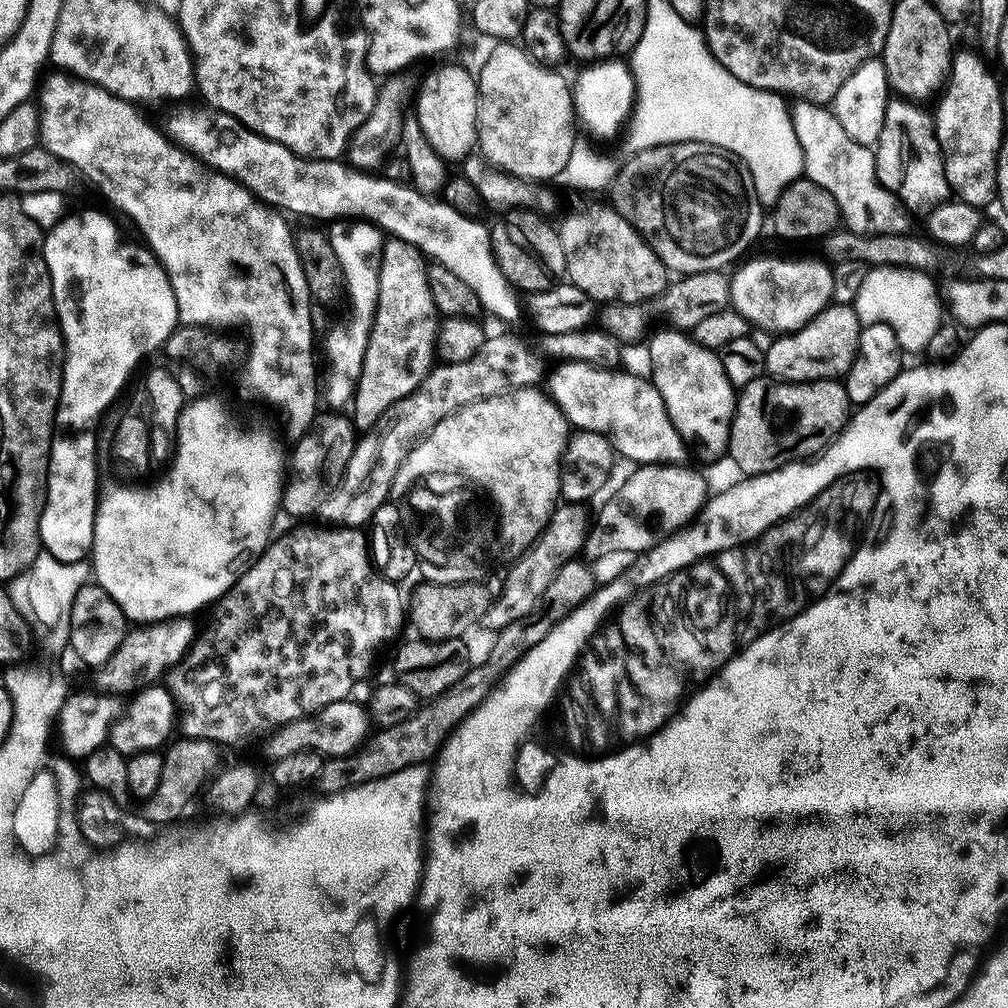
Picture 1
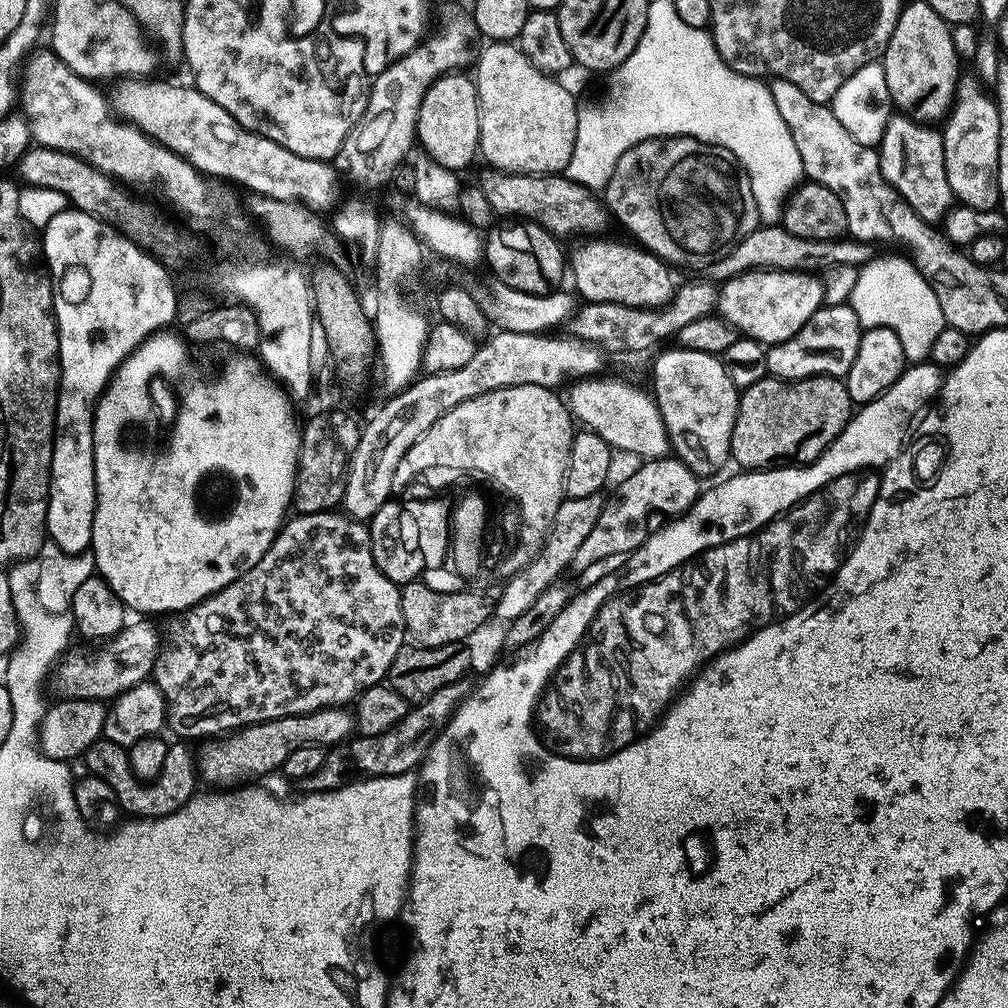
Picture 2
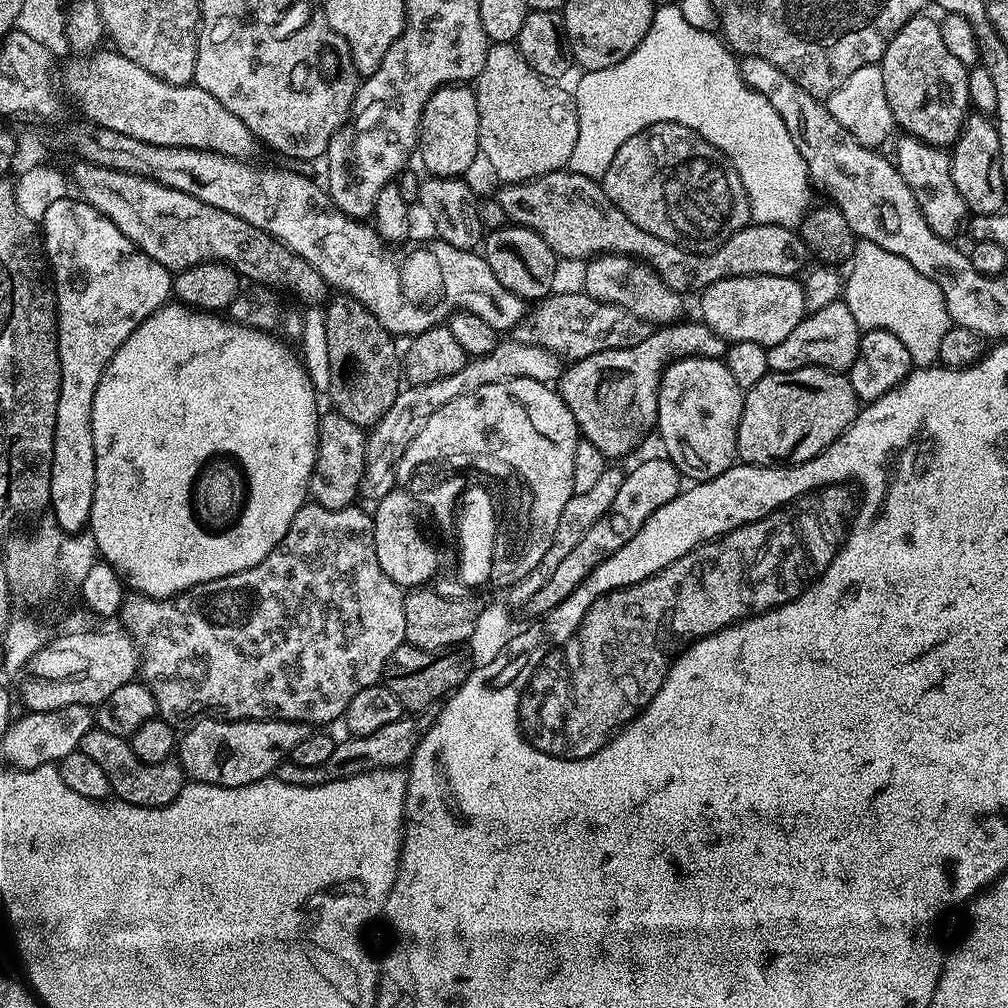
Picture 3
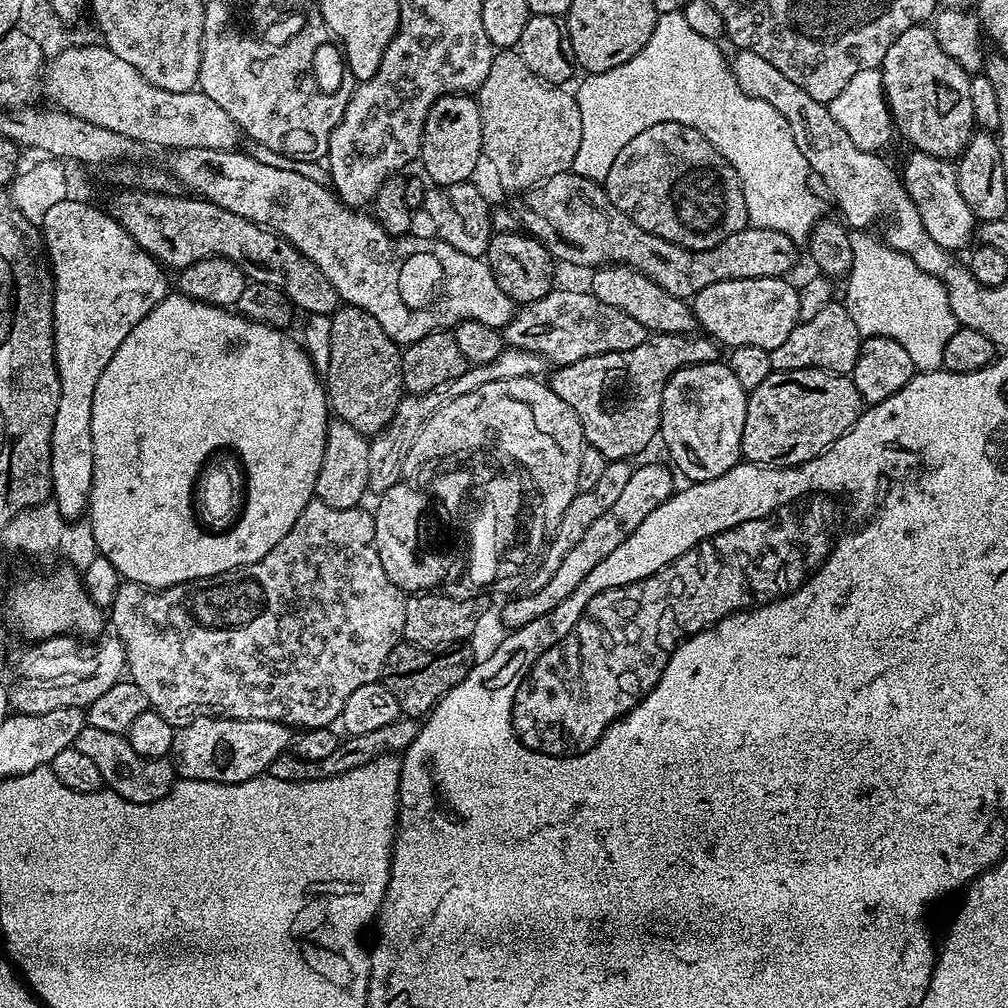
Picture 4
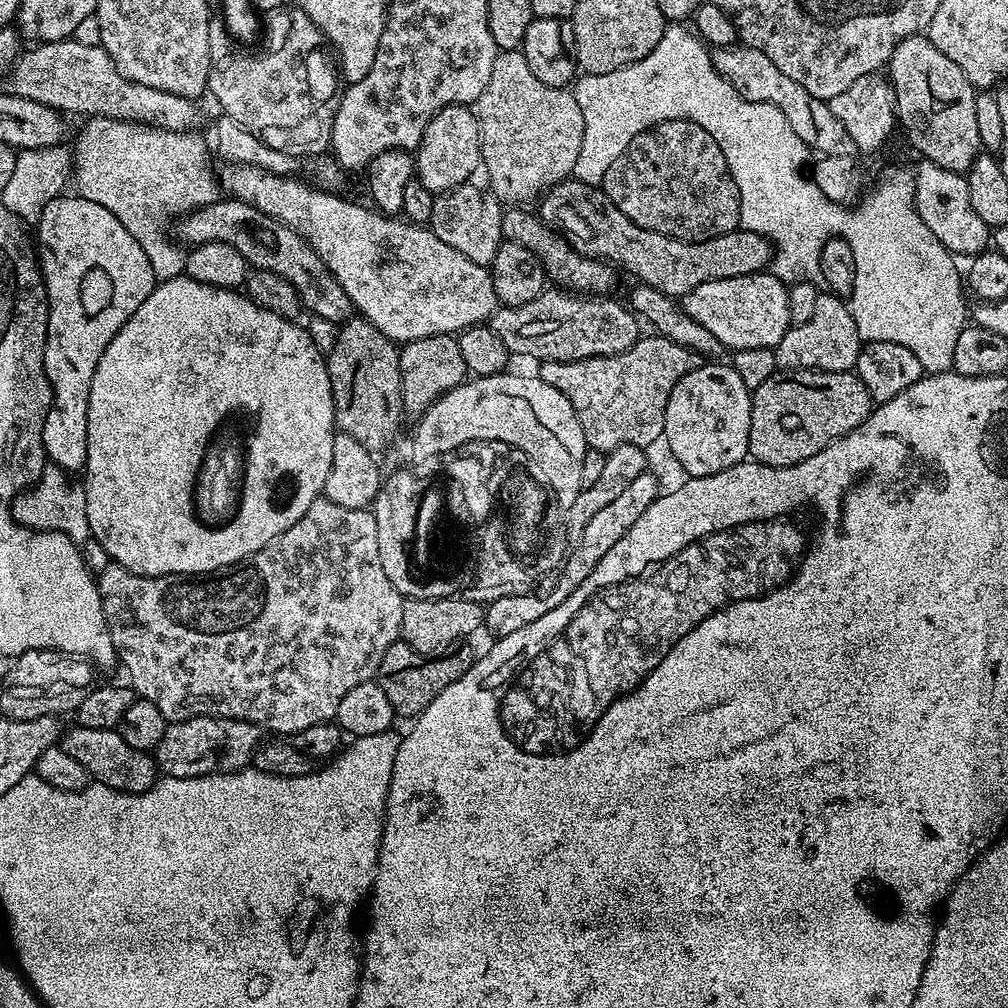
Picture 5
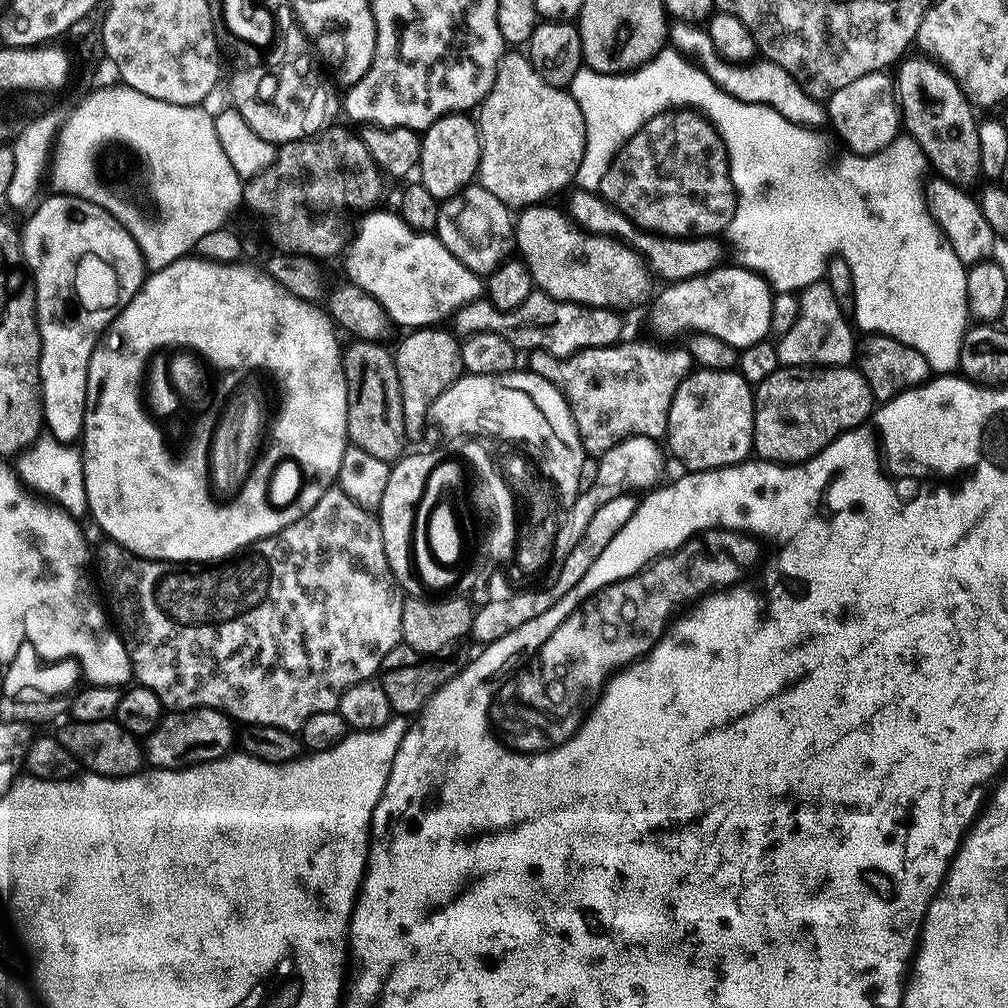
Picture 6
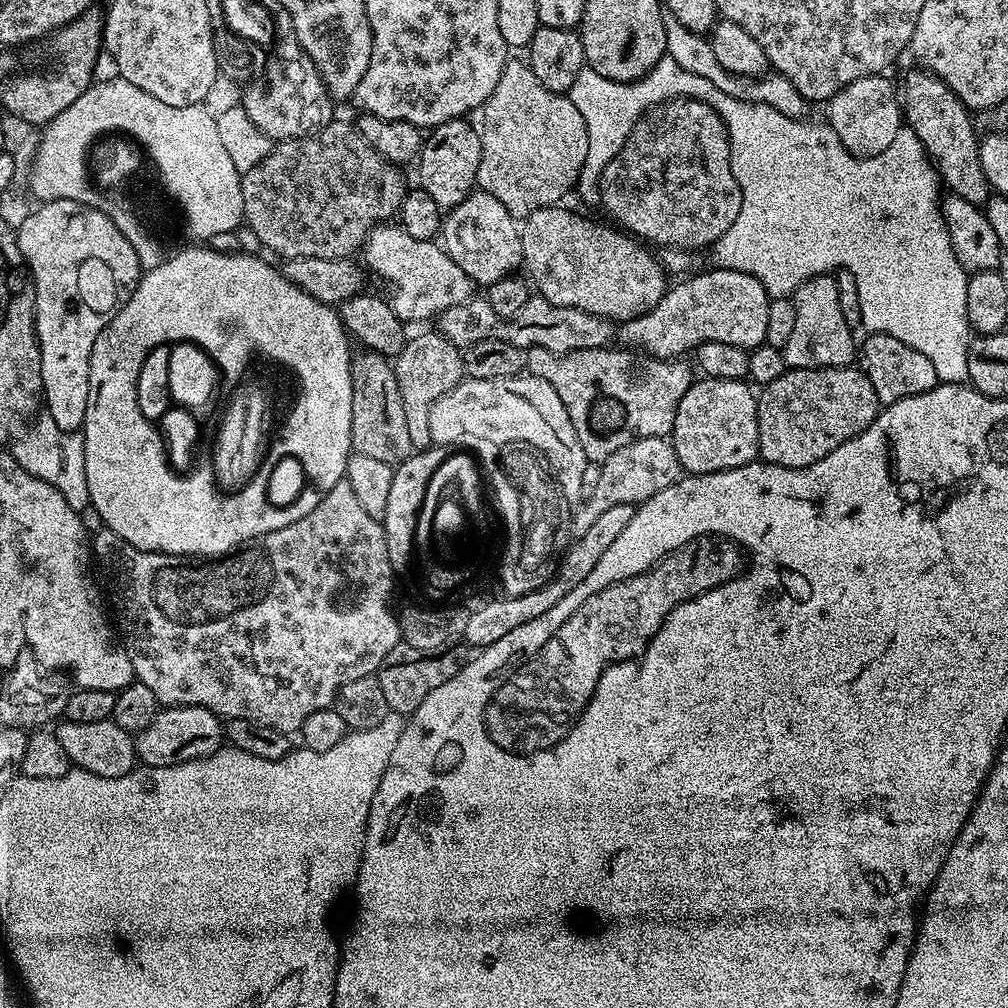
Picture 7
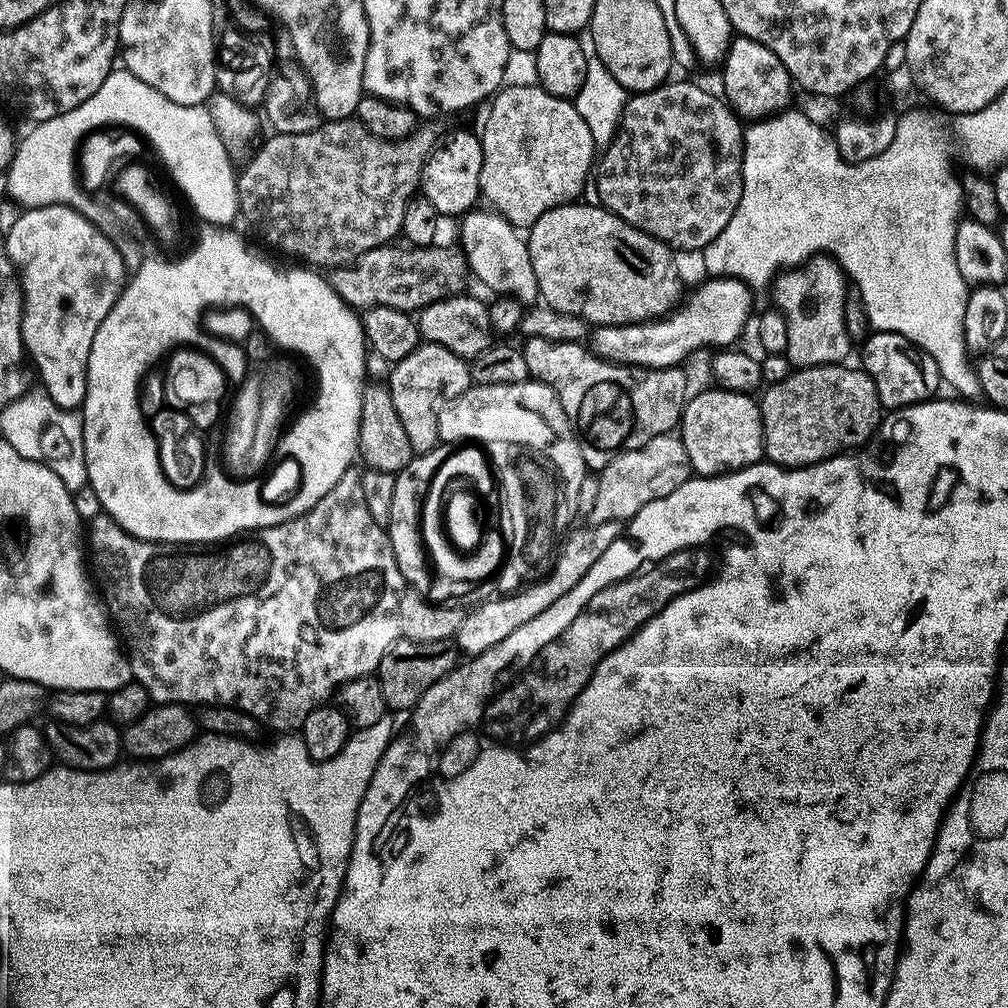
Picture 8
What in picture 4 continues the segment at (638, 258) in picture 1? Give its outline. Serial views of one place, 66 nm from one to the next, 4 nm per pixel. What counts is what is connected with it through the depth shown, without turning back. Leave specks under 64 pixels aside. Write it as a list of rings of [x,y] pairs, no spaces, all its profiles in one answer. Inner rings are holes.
[[[605,264],[595,269],[591,276],[590,291],[592,295],[597,296],[602,302],[606,302],[606,306],[618,306],[618,310],[626,310],[626,314],[630,314],[630,318],[636,319],[637,322],[642,322],[642,326],[648,329],[649,333],[692,334],[697,331],[696,316],[691,310],[689,301],[662,290],[662,286],[658,286],[658,282],[646,278],[646,274],[625,264]]]

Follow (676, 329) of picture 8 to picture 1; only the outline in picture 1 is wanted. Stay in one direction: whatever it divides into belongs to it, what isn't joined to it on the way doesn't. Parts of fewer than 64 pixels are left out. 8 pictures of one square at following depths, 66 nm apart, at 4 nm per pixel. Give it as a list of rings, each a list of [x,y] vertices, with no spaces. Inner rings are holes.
[[[766,256],[762,260],[752,260],[749,264],[742,265],[736,273],[731,273],[728,281],[731,311],[737,312],[753,329],[761,328],[764,332],[772,332],[771,334],[797,332],[823,308],[833,303],[832,268],[823,259],[820,260],[778,260],[774,256]]]

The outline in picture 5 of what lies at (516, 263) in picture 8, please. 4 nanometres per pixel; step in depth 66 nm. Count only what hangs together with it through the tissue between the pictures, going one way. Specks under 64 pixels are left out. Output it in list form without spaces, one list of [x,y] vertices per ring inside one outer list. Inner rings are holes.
[[[469,182],[436,196],[430,229],[442,242],[446,242],[447,246],[452,246],[473,262],[488,266],[505,239],[502,230],[503,217],[501,201],[497,200],[487,187],[479,188],[476,182]]]

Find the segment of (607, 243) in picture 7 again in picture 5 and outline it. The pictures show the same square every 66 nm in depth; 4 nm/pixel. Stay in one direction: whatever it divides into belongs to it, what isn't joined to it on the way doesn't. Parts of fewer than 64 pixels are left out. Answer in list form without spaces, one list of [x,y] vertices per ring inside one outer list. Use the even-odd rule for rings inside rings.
[[[512,206],[504,212],[502,230],[505,237],[526,246],[539,258],[544,267],[544,275],[553,285],[576,294],[608,294],[616,284],[617,269],[613,265],[575,252],[560,233],[548,227],[535,211],[527,212],[527,207]]]

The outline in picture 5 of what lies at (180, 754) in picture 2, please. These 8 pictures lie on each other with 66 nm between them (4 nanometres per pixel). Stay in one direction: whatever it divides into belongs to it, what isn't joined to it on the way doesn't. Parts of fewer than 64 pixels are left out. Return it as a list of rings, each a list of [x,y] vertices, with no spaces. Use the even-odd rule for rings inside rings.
[[[72,726],[58,741],[58,747],[66,750],[82,766],[86,766],[89,777],[95,783],[105,784],[119,792],[144,792],[158,779],[156,761],[149,753],[134,750],[116,728],[95,728],[94,726]]]

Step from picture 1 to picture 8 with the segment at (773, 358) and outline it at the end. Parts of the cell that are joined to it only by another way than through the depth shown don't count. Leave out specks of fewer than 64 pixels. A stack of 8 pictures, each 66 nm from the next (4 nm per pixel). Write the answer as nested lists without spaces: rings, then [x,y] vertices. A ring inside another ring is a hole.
[[[817,254],[799,268],[786,270],[776,278],[774,304],[784,313],[786,330],[790,330],[786,355],[793,369],[847,361],[850,337],[844,321],[844,303],[848,285],[844,269],[827,254]]]

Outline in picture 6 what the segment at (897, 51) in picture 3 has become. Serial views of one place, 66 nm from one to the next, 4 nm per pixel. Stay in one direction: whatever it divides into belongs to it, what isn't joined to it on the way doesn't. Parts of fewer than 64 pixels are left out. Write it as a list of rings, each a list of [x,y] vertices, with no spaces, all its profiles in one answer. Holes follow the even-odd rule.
[[[931,58],[908,59],[901,59],[894,72],[894,91],[900,106],[903,131],[918,142],[931,171],[939,179],[948,180],[951,184],[972,186],[968,184],[982,176],[978,116],[975,116],[977,113],[973,104],[943,64]]]

